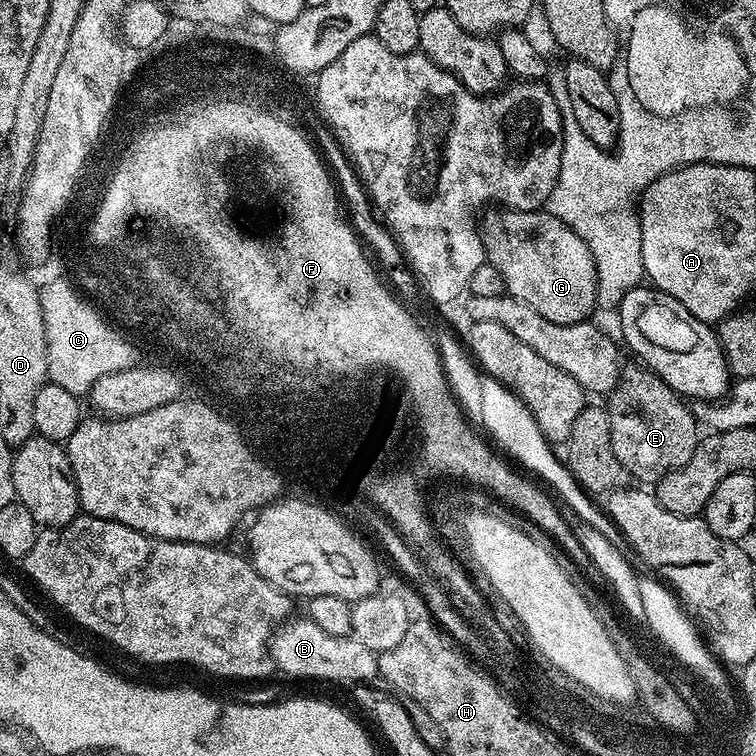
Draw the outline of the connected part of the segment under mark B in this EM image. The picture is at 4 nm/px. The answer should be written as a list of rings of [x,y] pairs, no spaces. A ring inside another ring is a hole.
[[[307,618],[289,619],[273,631],[270,641],[272,663],[288,676],[305,676],[308,680],[341,680],[352,684],[355,680],[372,682],[376,680],[380,667],[376,661],[377,653],[366,650],[362,642],[353,636],[335,636],[326,634],[322,626]]]

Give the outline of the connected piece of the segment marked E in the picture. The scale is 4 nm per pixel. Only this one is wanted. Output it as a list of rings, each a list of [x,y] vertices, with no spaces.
[[[628,368],[616,388],[606,396],[606,407],[610,418],[610,442],[614,445],[614,454],[618,454],[618,462],[626,466],[626,470],[633,478],[637,481],[655,482],[670,470],[690,462],[690,454],[694,454],[698,443],[698,435],[696,436],[698,421],[693,409],[684,405],[687,404],[685,397],[675,392],[655,372],[640,368],[630,370]]]

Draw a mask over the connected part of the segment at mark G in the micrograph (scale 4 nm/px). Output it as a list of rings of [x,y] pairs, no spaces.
[[[488,210],[482,216],[482,235],[484,254],[487,263],[492,264],[498,274],[502,274],[507,295],[538,310],[550,322],[572,324],[589,319],[596,308],[596,263],[590,254],[590,246],[562,223],[557,216],[547,210],[535,212],[517,212],[515,210]]]

